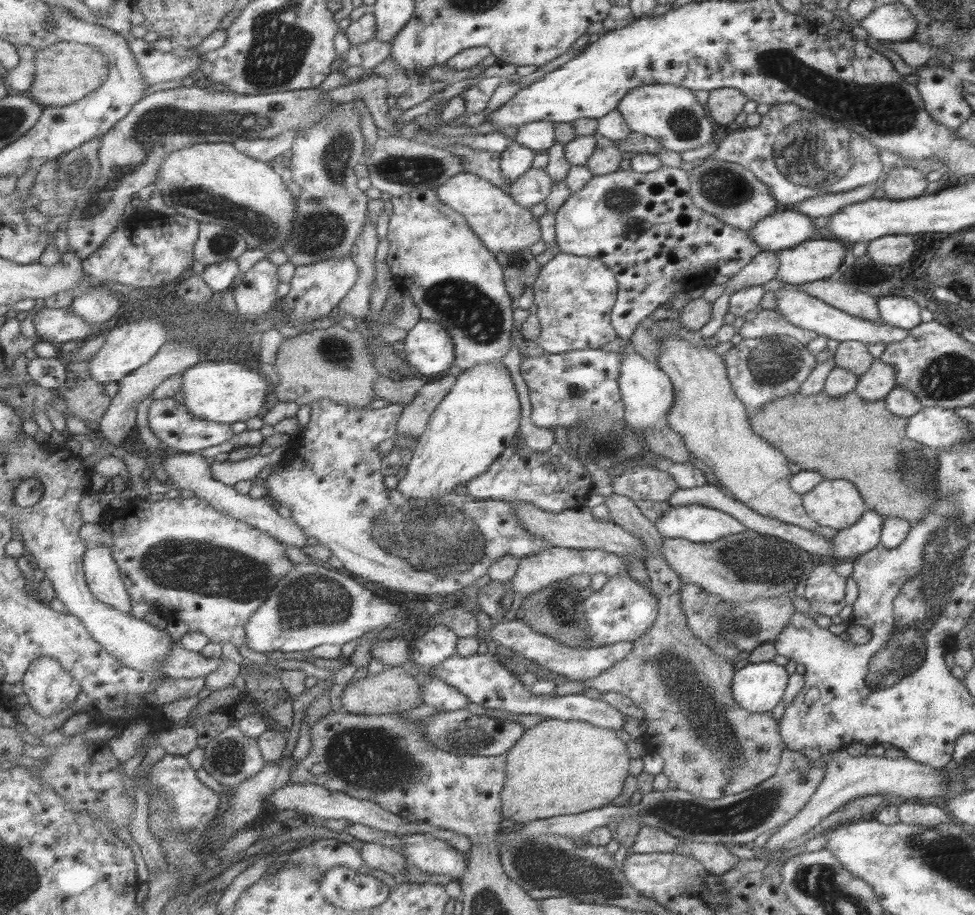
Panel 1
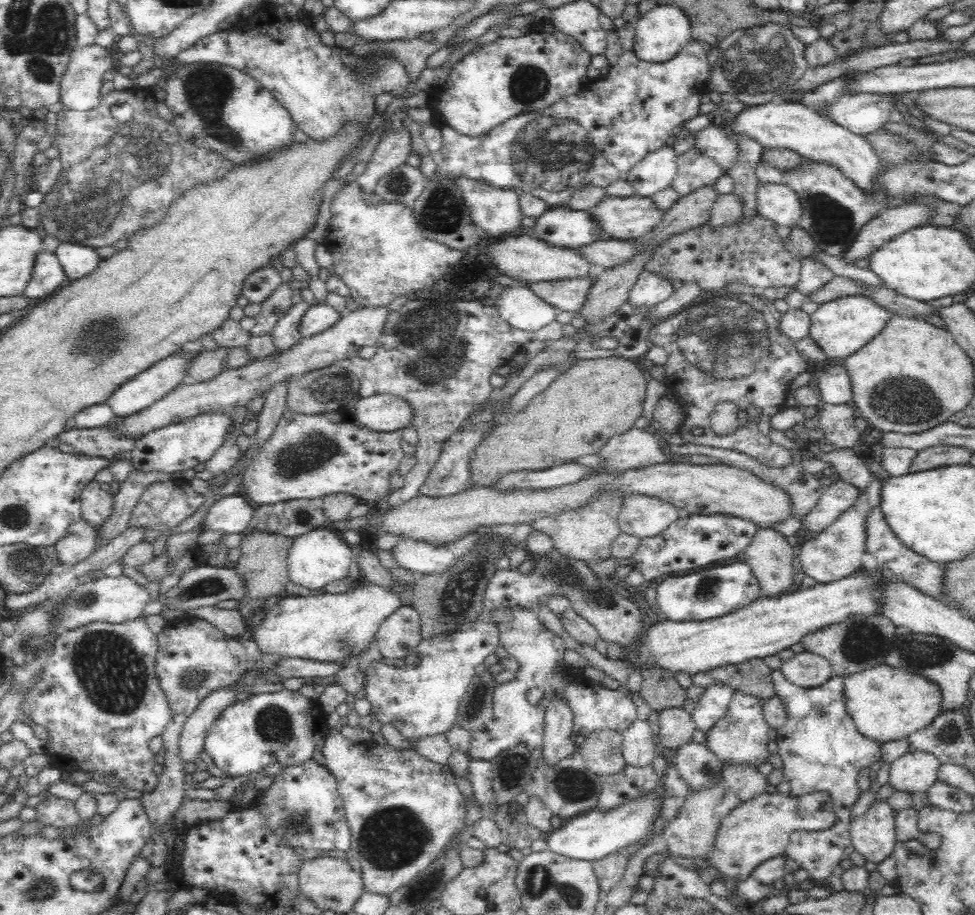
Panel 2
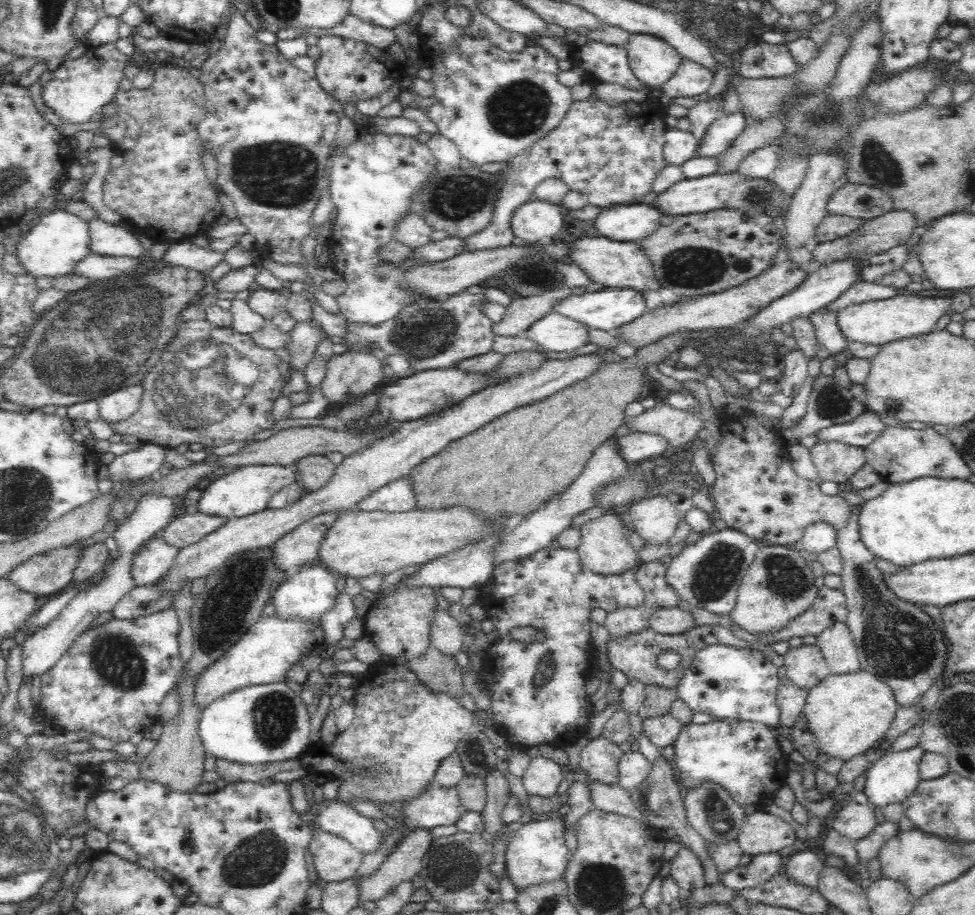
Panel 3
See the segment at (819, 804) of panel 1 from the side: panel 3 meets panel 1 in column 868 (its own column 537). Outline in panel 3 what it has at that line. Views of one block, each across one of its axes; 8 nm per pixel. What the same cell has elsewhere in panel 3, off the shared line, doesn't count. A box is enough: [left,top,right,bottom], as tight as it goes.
[521,754,564,797]

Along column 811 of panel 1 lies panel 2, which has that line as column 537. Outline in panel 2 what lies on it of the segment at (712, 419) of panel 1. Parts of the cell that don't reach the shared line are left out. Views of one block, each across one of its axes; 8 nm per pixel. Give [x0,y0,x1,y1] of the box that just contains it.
[530,493,624,562]

